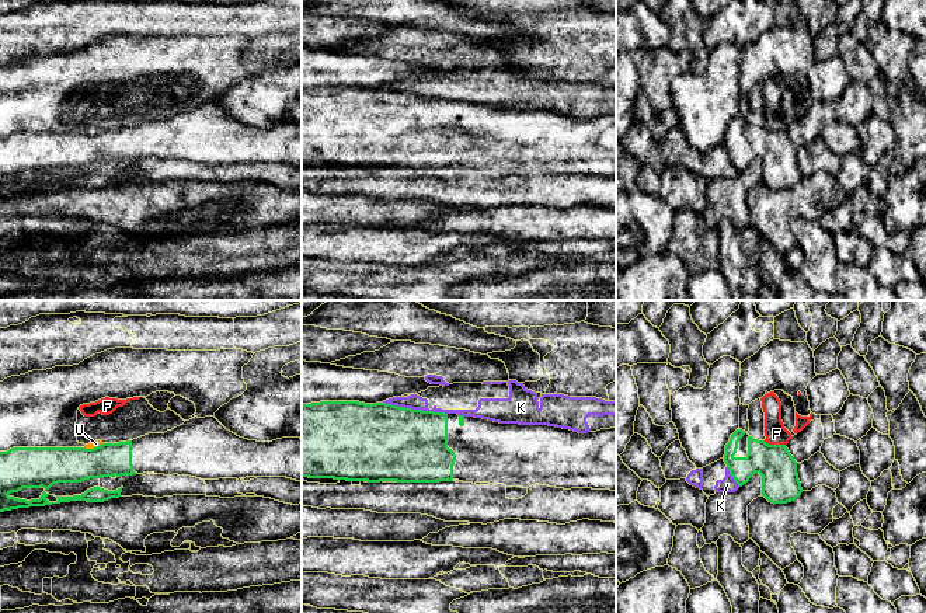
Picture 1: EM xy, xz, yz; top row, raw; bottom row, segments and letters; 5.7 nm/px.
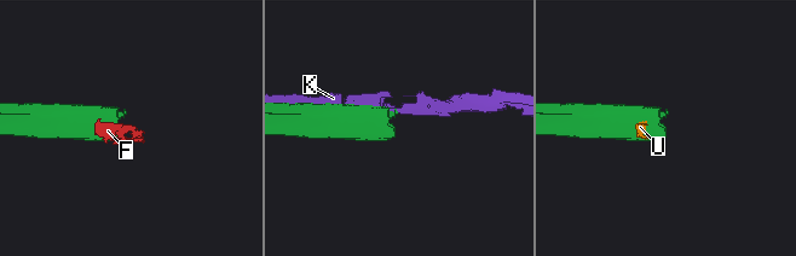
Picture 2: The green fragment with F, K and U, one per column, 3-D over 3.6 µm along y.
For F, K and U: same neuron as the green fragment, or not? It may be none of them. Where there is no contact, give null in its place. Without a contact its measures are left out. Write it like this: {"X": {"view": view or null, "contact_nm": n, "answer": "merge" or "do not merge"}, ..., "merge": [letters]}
{"F": {"view": "yz", "contact_nm": 130, "answer": "do not merge"}, "K": {"view": "xz", "contact_nm": 380, "answer": "do not merge"}, "U": {"view": "xy", "contact_nm": 110, "answer": "do not merge"}, "merge": []}

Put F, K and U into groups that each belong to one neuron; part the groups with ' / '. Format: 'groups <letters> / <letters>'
groups F U / K

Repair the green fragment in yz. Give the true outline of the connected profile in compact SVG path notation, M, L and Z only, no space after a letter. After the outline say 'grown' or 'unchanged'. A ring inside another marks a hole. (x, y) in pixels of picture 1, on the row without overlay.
M737 115L725 130L724 147L739 173L759 159L762 181L772 189L791 188L803 178L797 147L786 130L769 130Z; grown

